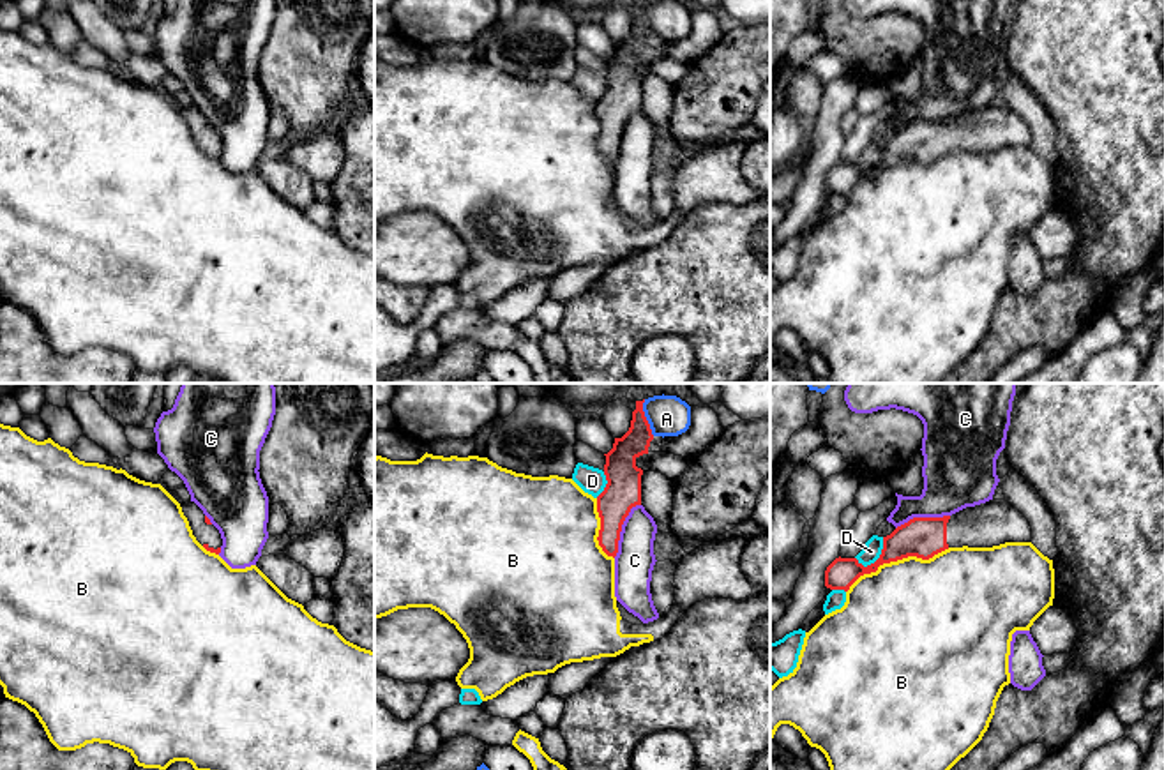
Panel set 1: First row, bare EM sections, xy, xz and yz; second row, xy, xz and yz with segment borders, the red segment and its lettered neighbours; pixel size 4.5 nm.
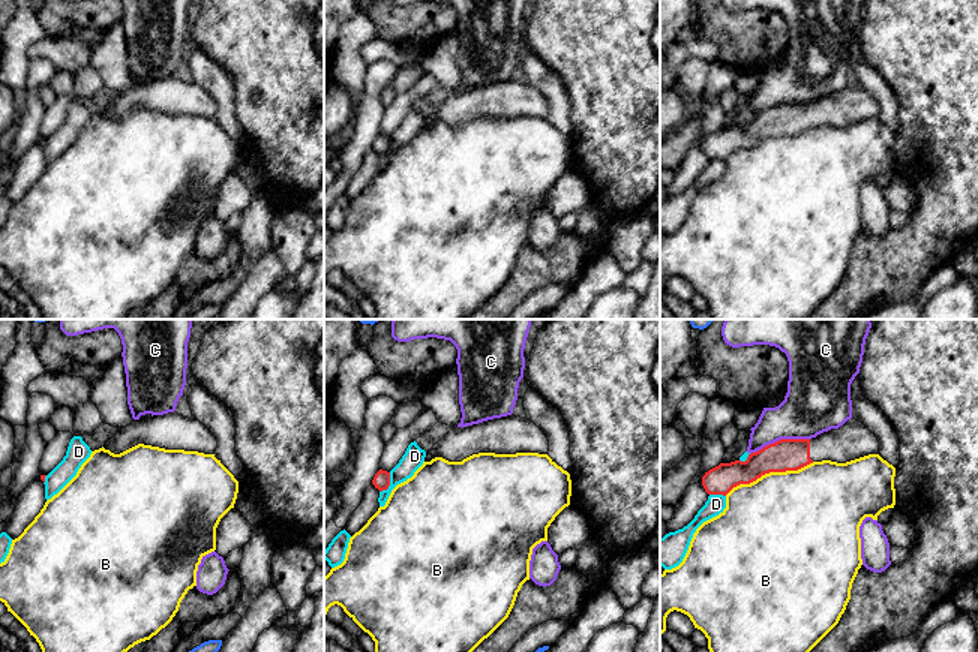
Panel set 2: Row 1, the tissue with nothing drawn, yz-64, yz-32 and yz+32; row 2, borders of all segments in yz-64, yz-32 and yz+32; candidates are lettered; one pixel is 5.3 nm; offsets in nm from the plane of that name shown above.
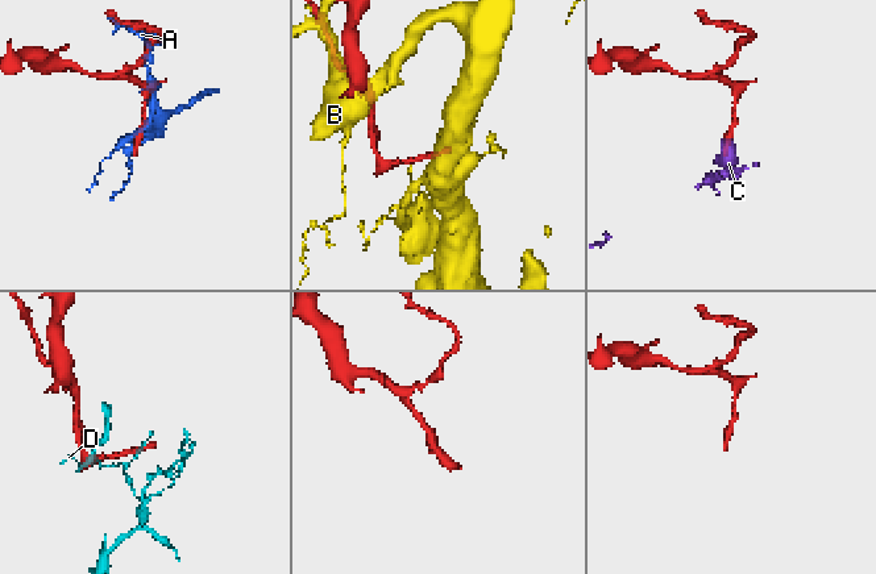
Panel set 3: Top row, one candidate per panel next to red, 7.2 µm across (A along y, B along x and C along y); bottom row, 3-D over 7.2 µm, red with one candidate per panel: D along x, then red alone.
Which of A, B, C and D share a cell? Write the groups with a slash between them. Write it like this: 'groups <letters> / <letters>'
groups A / B / C / D

